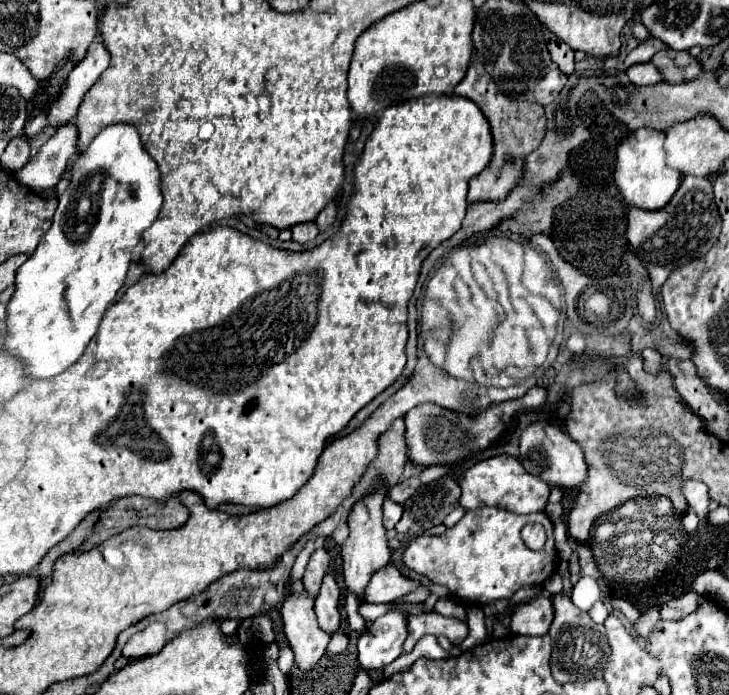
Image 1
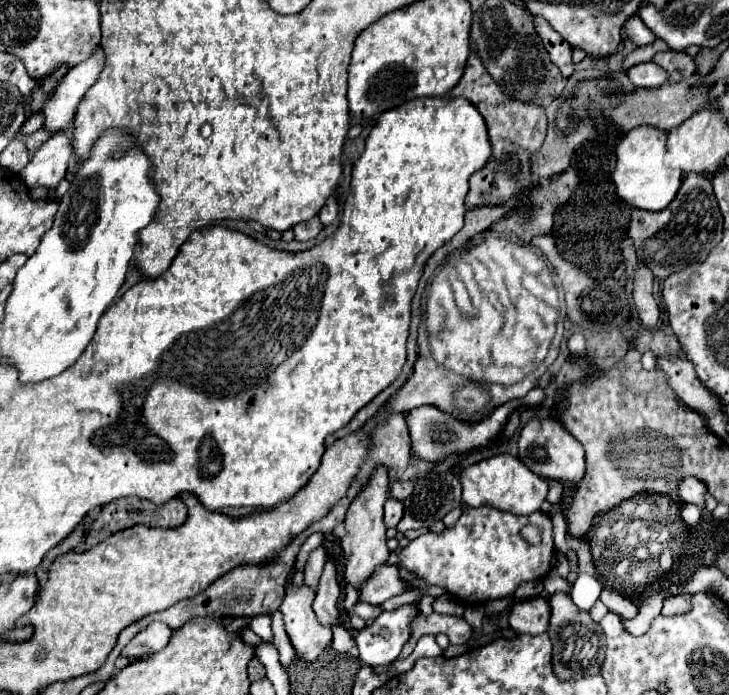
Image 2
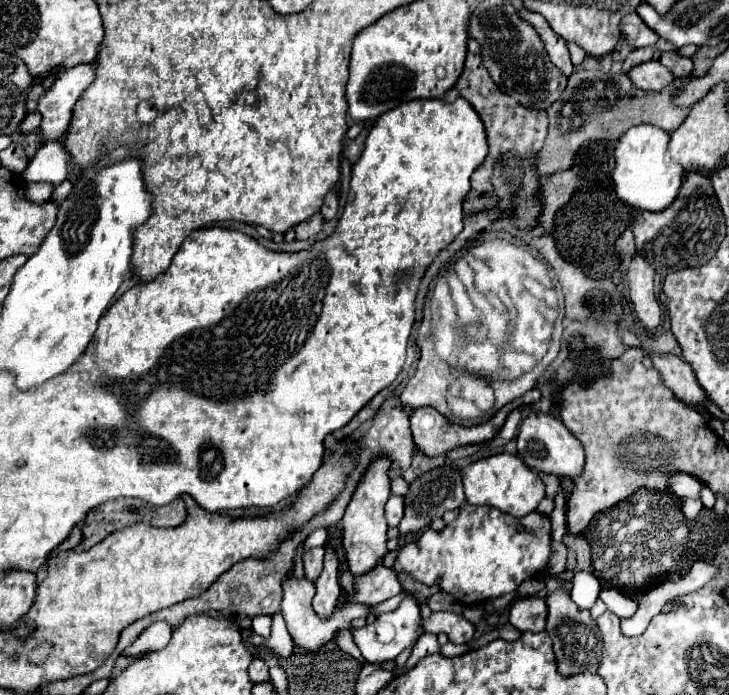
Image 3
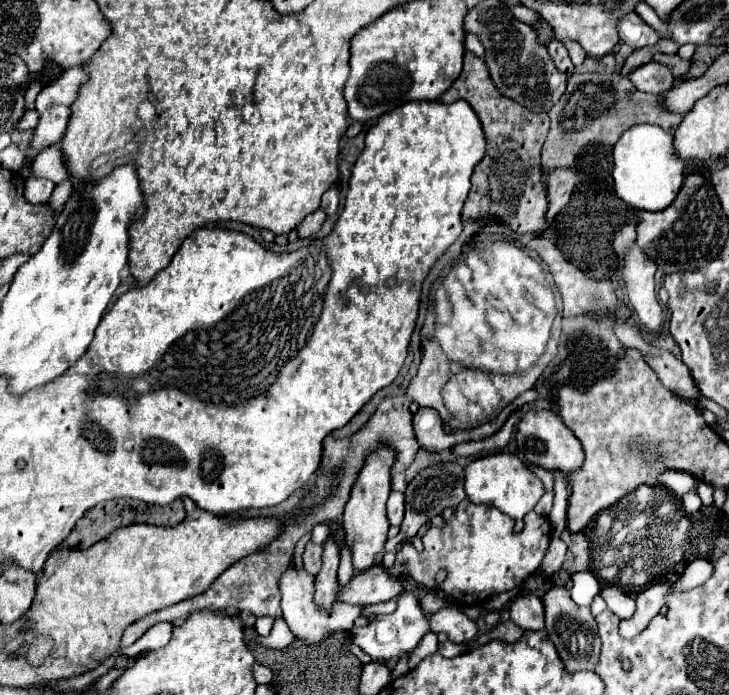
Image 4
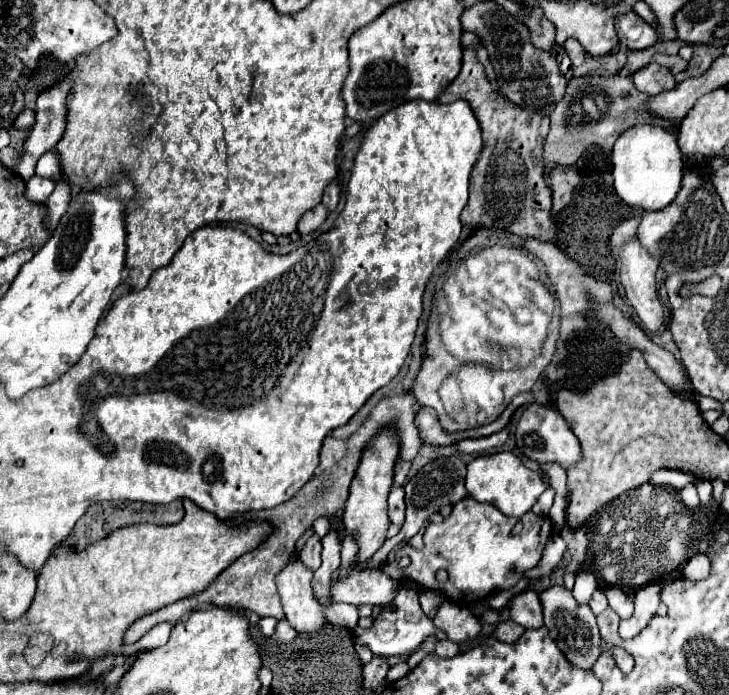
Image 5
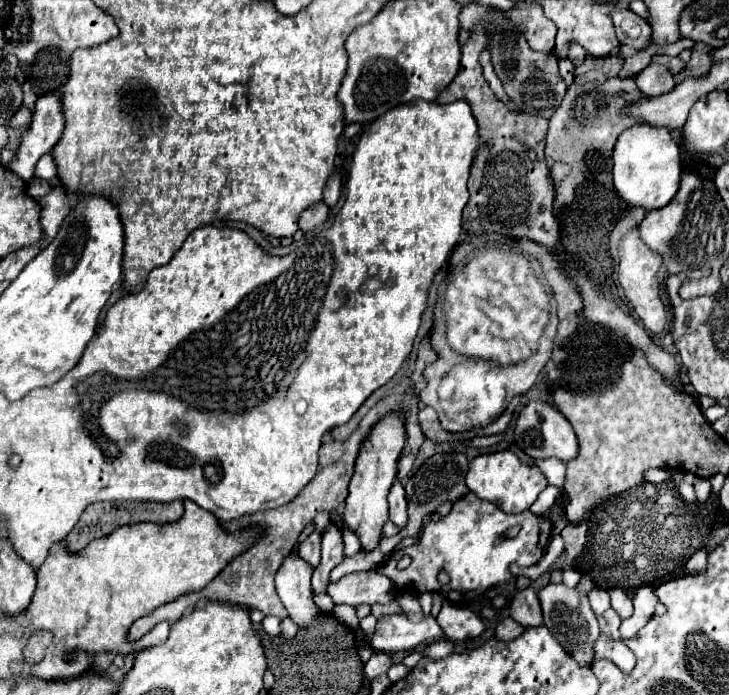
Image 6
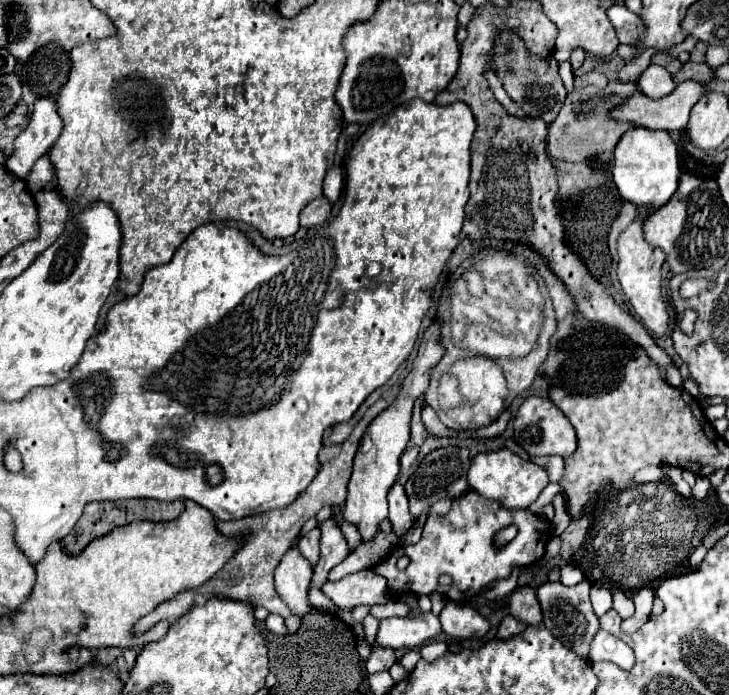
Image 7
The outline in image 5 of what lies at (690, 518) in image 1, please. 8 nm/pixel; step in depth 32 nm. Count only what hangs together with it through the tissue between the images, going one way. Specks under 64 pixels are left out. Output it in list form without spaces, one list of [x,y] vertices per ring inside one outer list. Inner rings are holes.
[[[688,486],[686,490],[682,490],[682,500],[688,508],[698,508],[700,506],[700,498],[696,494],[696,486]]]

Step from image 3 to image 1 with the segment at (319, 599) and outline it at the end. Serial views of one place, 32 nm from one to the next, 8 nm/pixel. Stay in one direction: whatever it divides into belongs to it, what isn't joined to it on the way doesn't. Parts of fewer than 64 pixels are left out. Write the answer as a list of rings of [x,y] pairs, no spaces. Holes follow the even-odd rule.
[[[328,570],[328,574],[324,576],[320,594],[314,600],[314,612],[318,616],[320,628],[324,628],[324,632],[330,632],[330,636],[334,636],[340,630],[340,622],[342,622],[338,600],[340,600],[340,590],[334,580],[334,572]]]

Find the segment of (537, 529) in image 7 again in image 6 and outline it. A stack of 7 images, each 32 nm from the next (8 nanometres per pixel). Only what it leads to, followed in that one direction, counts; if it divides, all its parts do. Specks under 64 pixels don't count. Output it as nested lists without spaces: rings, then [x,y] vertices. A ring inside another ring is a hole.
[[[466,494],[464,498],[454,502],[452,512],[446,518],[442,518],[440,522],[426,524],[418,546],[406,546],[396,550],[388,558],[388,562],[378,566],[378,572],[386,574],[396,584],[396,590],[402,590],[404,586],[412,586],[418,592],[436,590],[442,592],[454,604],[466,606],[470,600],[484,596],[492,588],[516,582],[510,566],[518,568],[534,566],[542,558],[550,536],[552,526],[548,516],[536,516],[530,510],[522,514],[504,514],[496,504],[478,500],[474,494]],[[514,522],[522,526],[520,534],[508,538],[506,530],[510,530]],[[400,552],[412,558],[412,564],[406,570],[396,568]],[[440,570],[448,572],[450,576],[448,584],[440,584],[436,580]]]

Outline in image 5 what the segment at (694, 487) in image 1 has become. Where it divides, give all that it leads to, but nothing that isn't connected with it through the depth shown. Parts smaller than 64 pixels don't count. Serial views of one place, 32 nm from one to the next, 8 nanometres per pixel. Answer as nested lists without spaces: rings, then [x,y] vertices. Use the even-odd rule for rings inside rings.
[[[658,470],[652,476],[652,482],[662,482],[662,484],[670,484],[674,490],[684,490],[686,486],[694,484],[694,478],[690,474],[678,472],[678,470]]]

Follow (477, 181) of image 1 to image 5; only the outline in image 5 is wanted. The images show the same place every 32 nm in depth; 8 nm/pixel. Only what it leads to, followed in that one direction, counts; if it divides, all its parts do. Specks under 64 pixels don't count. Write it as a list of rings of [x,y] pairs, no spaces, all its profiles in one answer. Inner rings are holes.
[[[464,48],[464,58],[462,58],[462,70],[456,76],[456,80],[440,94],[438,102],[450,104],[456,102],[458,98],[466,100],[482,128],[482,138],[484,138],[484,152],[480,160],[476,162],[476,168],[472,170],[470,176],[470,198],[468,204],[462,210],[462,222],[468,226],[476,228],[506,228],[514,234],[528,236],[528,238],[538,238],[538,240],[552,240],[554,236],[554,224],[550,220],[550,188],[544,180],[544,162],[542,162],[542,146],[548,134],[548,116],[528,112],[526,108],[520,108],[518,104],[512,104],[508,98],[502,98],[492,84],[486,80],[486,68],[478,62],[476,52]]]

